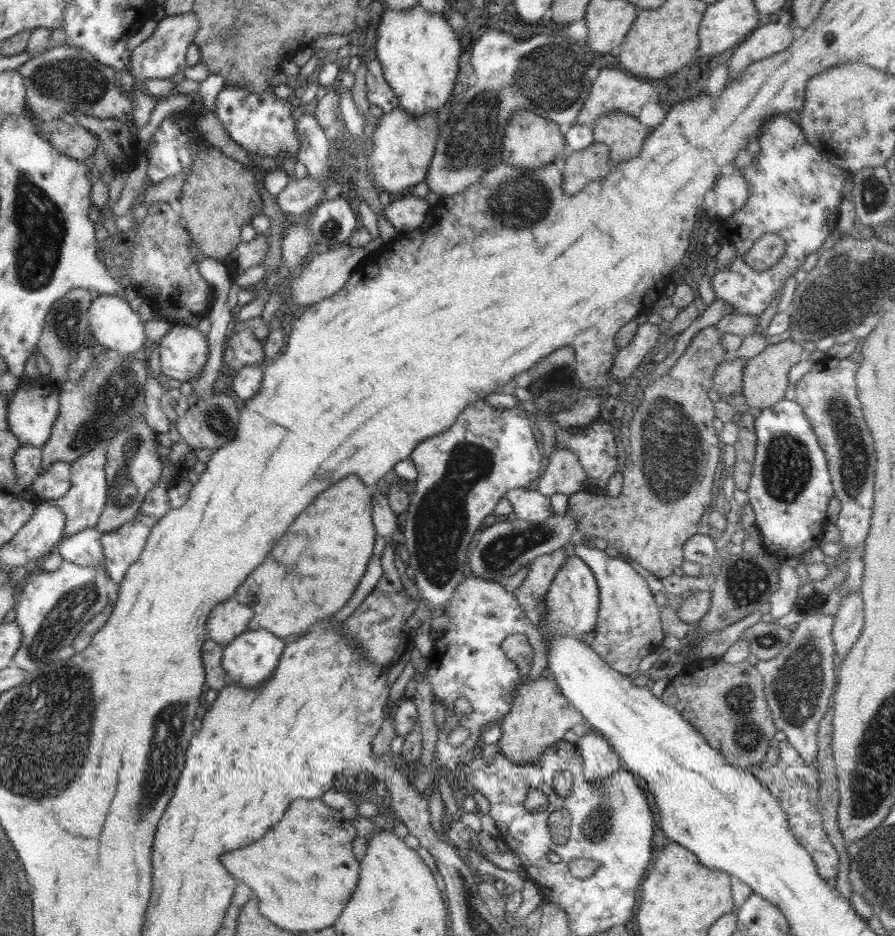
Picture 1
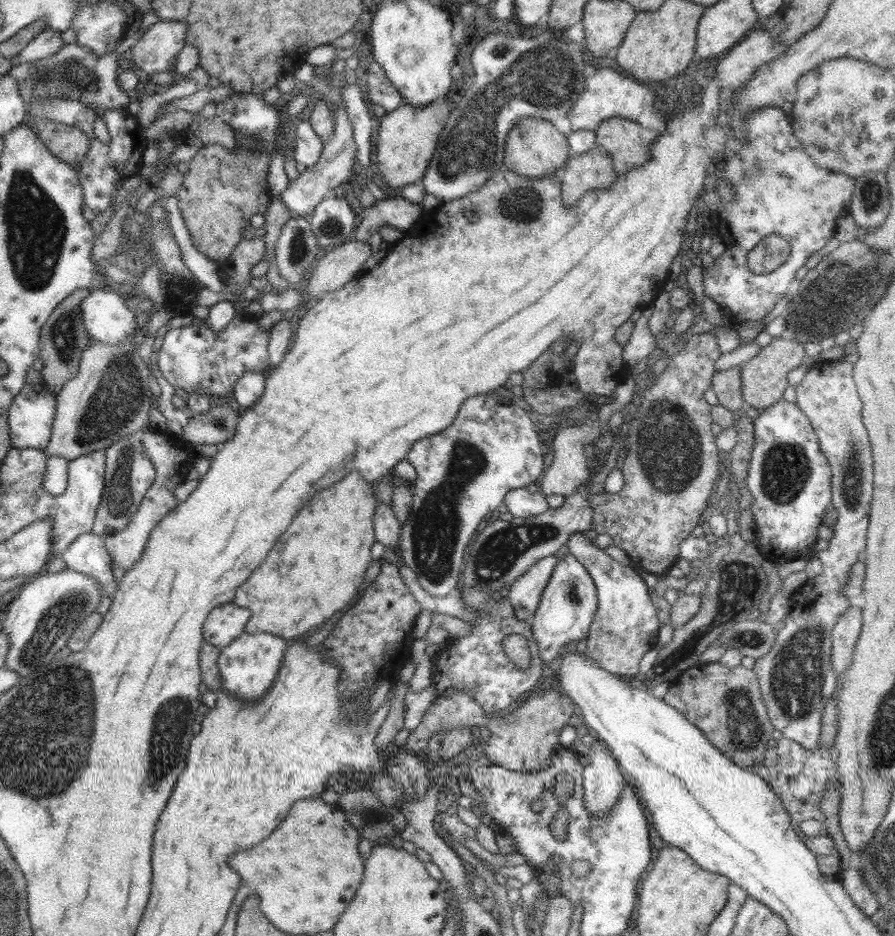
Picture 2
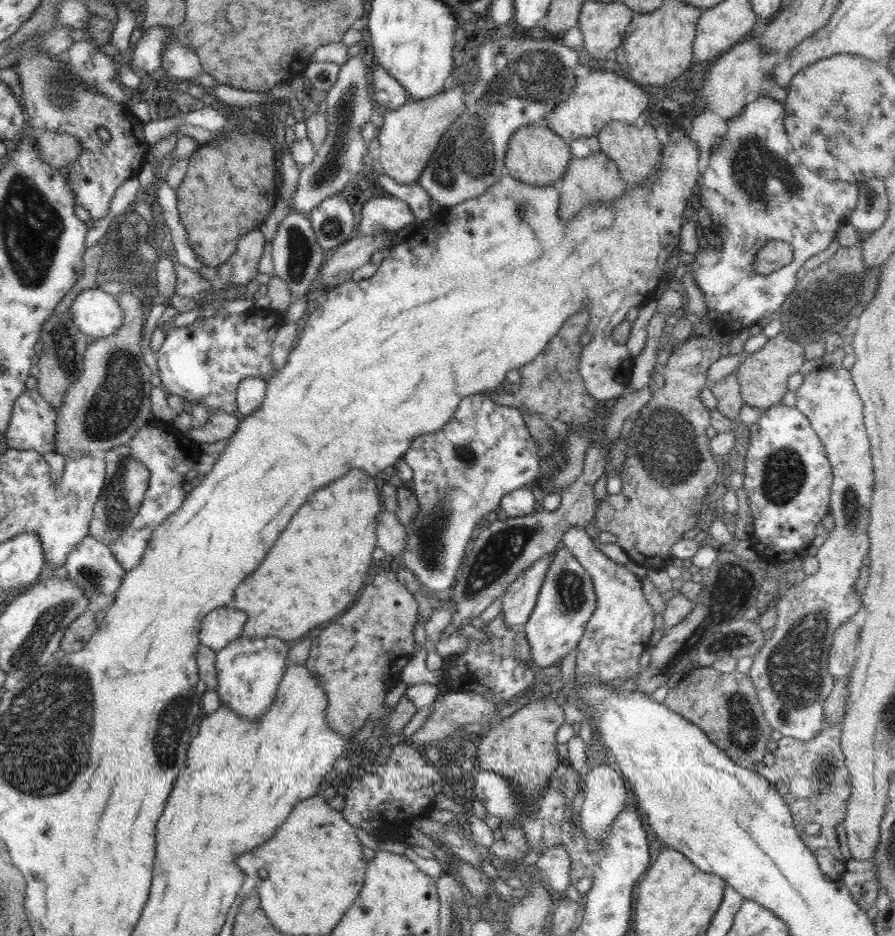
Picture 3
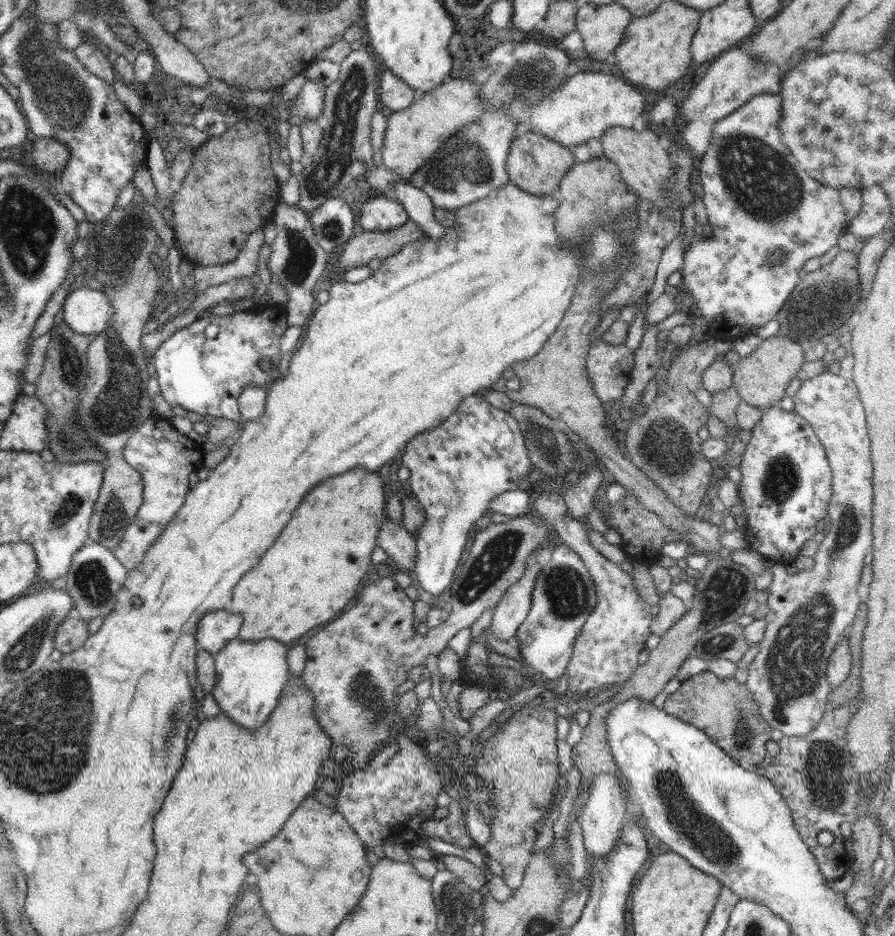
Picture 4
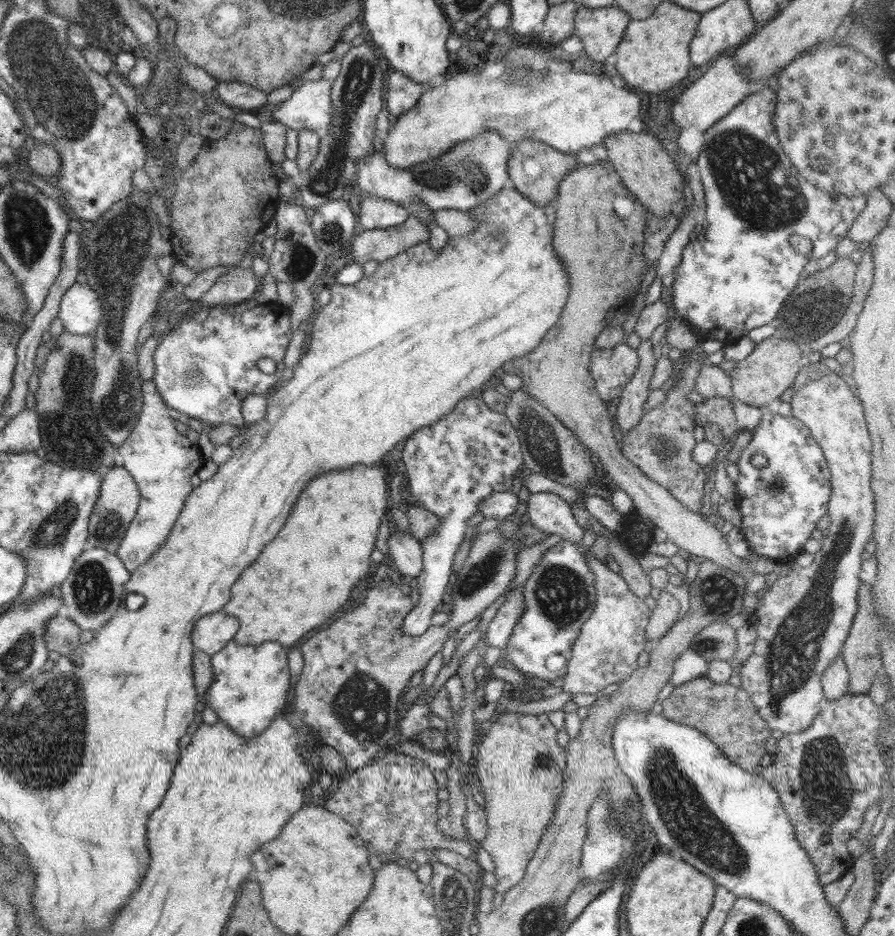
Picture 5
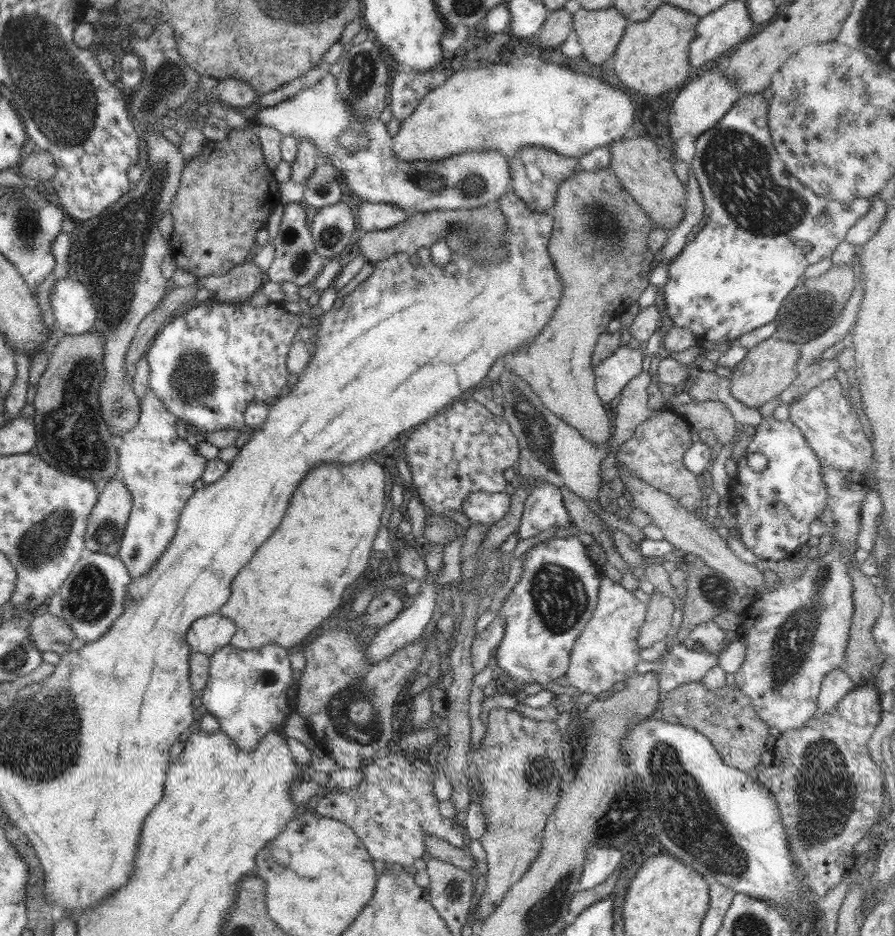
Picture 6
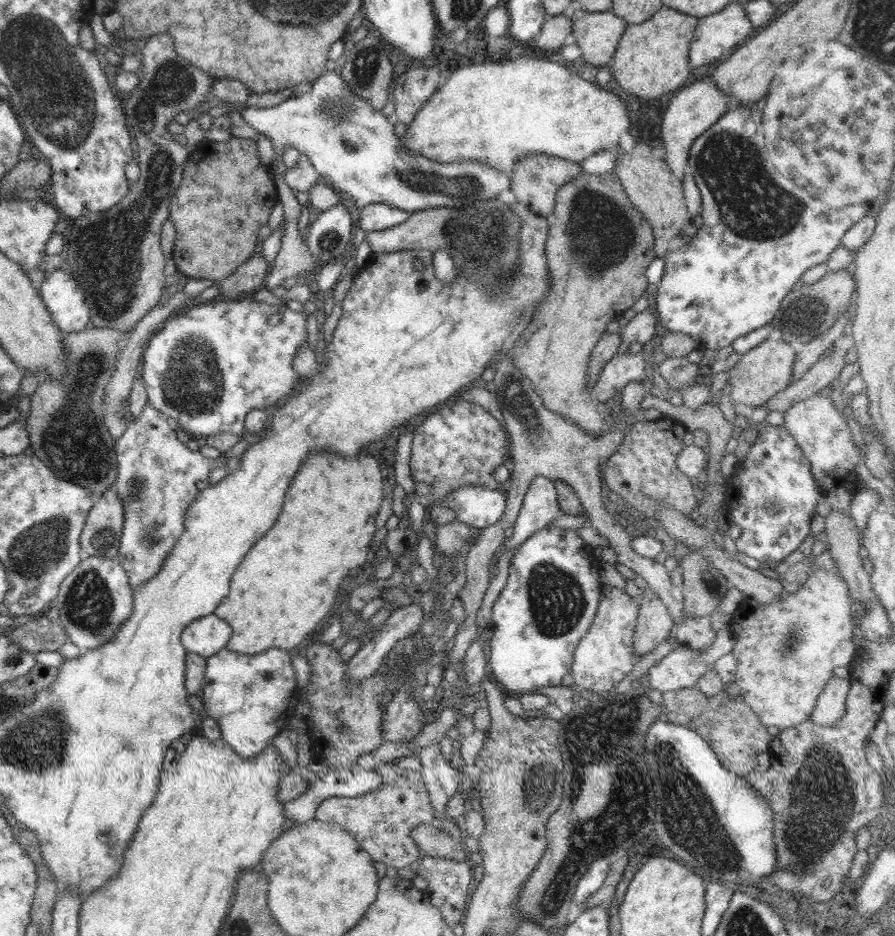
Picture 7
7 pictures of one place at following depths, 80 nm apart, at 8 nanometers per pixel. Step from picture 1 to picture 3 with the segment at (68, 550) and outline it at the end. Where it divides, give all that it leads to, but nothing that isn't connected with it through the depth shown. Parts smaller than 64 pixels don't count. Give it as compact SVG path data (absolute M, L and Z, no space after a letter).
M90 535L85 536L82 542L74 547L74 550L70 551L70 555L68 555L66 560L67 576L87 595L88 600L91 602L90 608L93 611L106 611L109 609L115 601L117 590L125 575L125 570L114 559L108 545L104 545L104 543L99 542Z

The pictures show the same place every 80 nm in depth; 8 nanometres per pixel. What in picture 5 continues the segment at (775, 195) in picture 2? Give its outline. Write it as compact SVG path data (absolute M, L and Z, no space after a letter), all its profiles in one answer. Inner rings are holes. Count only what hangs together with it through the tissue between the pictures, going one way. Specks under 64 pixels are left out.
M764 86L759 88L756 92L750 93L747 97L744 97L742 102L739 102L724 118L721 118L718 122L715 122L704 133L704 144L702 150L696 159L698 172L700 172L700 180L703 184L705 200L706 200L706 220L710 222L706 232L700 232L698 234L698 240L694 242L690 241L689 244L684 247L682 252L682 258L680 264L674 270L674 282L672 284L672 306L676 309L677 314L682 319L681 322L688 324L690 328L700 338L711 338L719 340L720 342L730 343L735 340L746 336L752 329L774 323L776 314L780 312L782 303L786 300L786 297L797 287L800 281L799 274L805 269L806 264L811 258L819 259L827 254L830 254L838 246L841 238L847 236L848 231L851 229L854 220L858 218L861 212L864 212L866 206L865 195L861 193L852 194L851 196L844 196L842 194L830 194L825 190L820 190L813 183L808 182L798 172L798 169L792 164L790 157L784 152L784 149L780 146L777 134L773 125L773 114L776 108L777 94L774 91L774 87ZM746 200L748 202L754 202L760 206L760 208L746 208ZM793 234L798 236L804 236L808 240L812 241L812 251L807 255L801 255L796 252L790 245L788 238Z

